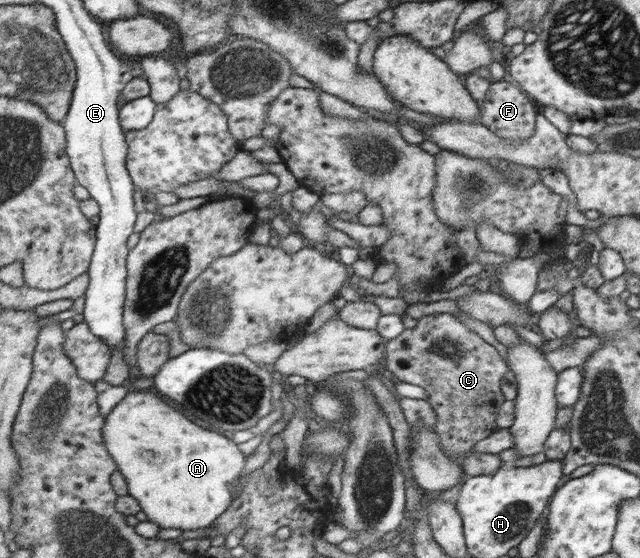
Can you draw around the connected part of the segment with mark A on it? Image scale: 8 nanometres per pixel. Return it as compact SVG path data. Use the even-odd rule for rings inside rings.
M130 391L105 419L106 448L127 479L129 494L146 514L148 521L155 523L159 529L192 531L210 526L226 509L226 487L232 489L242 471L242 453L238 451L236 443L220 433L192 425L162 399L144 391Z

